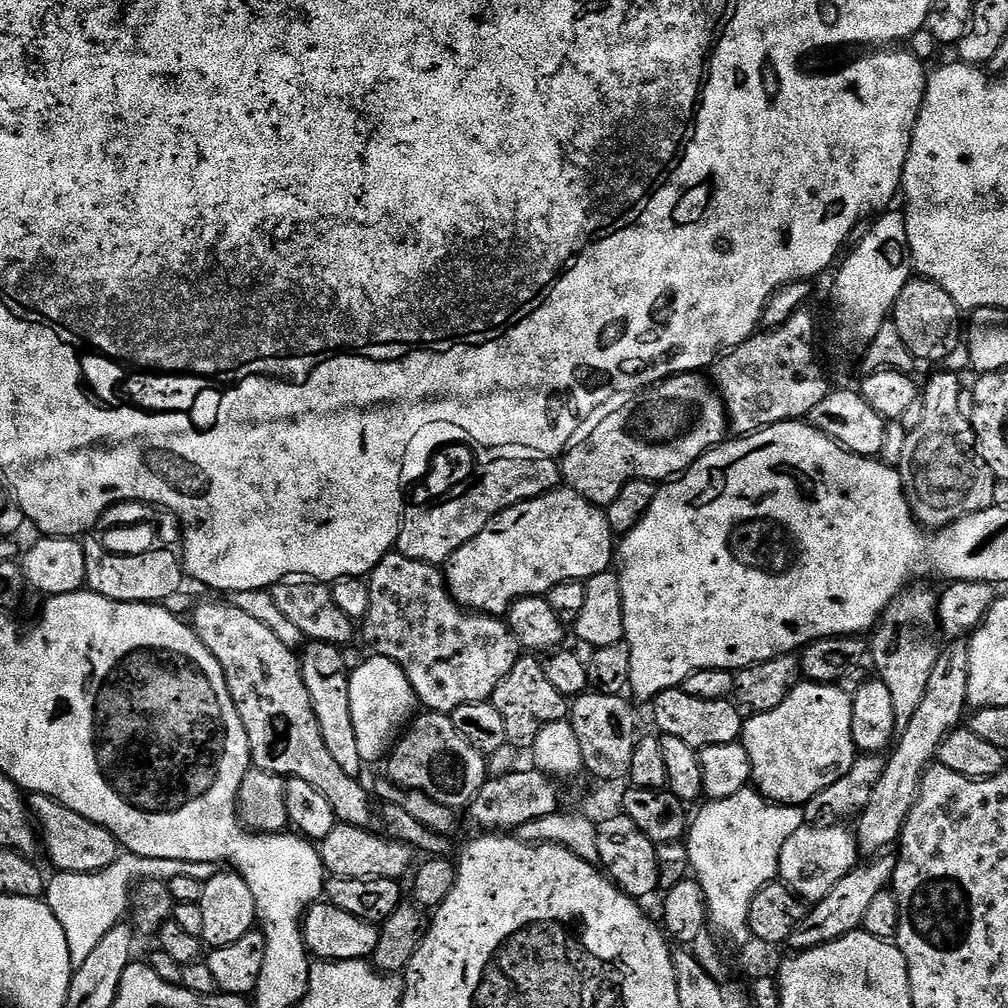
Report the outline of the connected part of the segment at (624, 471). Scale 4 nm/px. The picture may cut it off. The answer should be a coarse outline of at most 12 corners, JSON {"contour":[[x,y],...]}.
{"contour":[[707,375],[669,376],[559,461],[606,506],[679,477],[729,435]]}

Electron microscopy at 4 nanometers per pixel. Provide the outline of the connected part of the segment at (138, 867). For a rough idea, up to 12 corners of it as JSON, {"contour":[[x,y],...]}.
{"contour":[[125,851],[106,870],[57,871],[46,902],[79,966],[125,919],[134,882],[217,865]]}

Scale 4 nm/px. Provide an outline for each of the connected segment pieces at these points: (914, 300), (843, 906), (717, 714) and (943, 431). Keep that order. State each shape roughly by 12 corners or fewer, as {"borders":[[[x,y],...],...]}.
{"borders":[[[913,278],[892,307],[913,361],[962,344],[962,309],[932,280]],[[896,857],[861,863],[807,909],[793,949],[857,931]],[[683,687],[650,708],[664,736],[697,750],[737,743],[745,717],[731,699]],[[960,376],[922,384],[898,471],[929,530],[994,505],[998,481],[959,410]]]}

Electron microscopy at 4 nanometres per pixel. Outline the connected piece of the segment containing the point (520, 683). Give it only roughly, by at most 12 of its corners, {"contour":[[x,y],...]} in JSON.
{"contour":[[521,655],[490,703],[508,744],[531,749],[542,726],[565,719],[569,697],[543,663]]}

